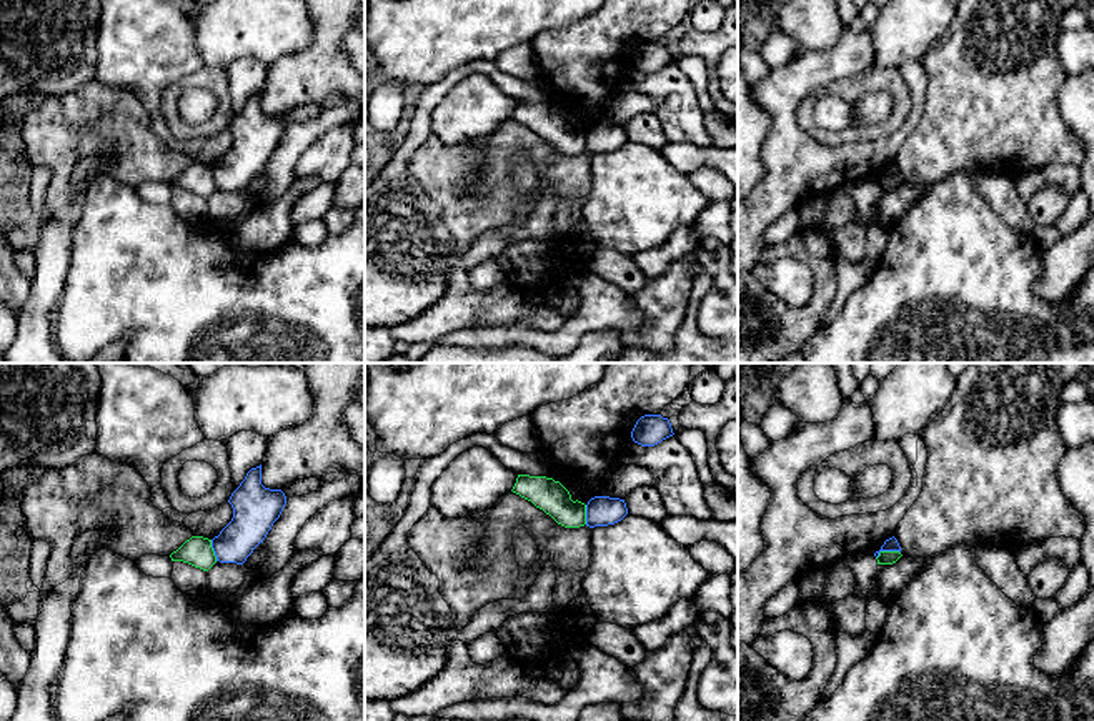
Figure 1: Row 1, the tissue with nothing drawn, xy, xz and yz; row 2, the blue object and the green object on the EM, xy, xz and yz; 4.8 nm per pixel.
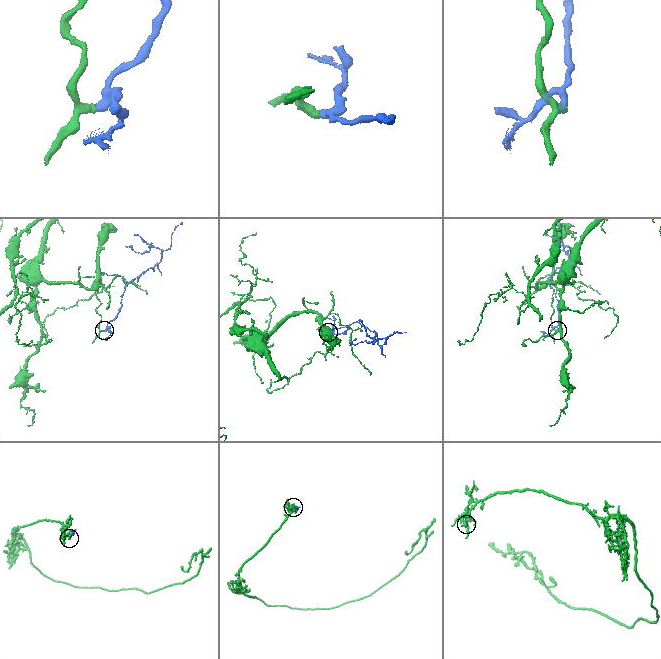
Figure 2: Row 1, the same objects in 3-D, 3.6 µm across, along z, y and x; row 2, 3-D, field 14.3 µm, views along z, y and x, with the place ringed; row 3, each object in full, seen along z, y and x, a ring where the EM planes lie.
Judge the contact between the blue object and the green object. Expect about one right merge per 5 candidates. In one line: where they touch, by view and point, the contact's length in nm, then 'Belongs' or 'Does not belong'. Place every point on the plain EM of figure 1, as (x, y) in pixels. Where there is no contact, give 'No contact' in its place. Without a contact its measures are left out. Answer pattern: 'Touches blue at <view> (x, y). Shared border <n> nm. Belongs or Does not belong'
Touches blue at yz (886, 177). Shared border 120 nm. Does not belong

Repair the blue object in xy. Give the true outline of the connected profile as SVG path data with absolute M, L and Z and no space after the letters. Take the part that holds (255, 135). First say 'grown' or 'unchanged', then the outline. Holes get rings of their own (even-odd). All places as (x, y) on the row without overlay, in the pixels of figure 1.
unchanged | M260 92L246 100L228 130L233 135L233 145L211 167L211 175L216 188L243 191L280 145L286 123L281 117L270 117L261 112Z

